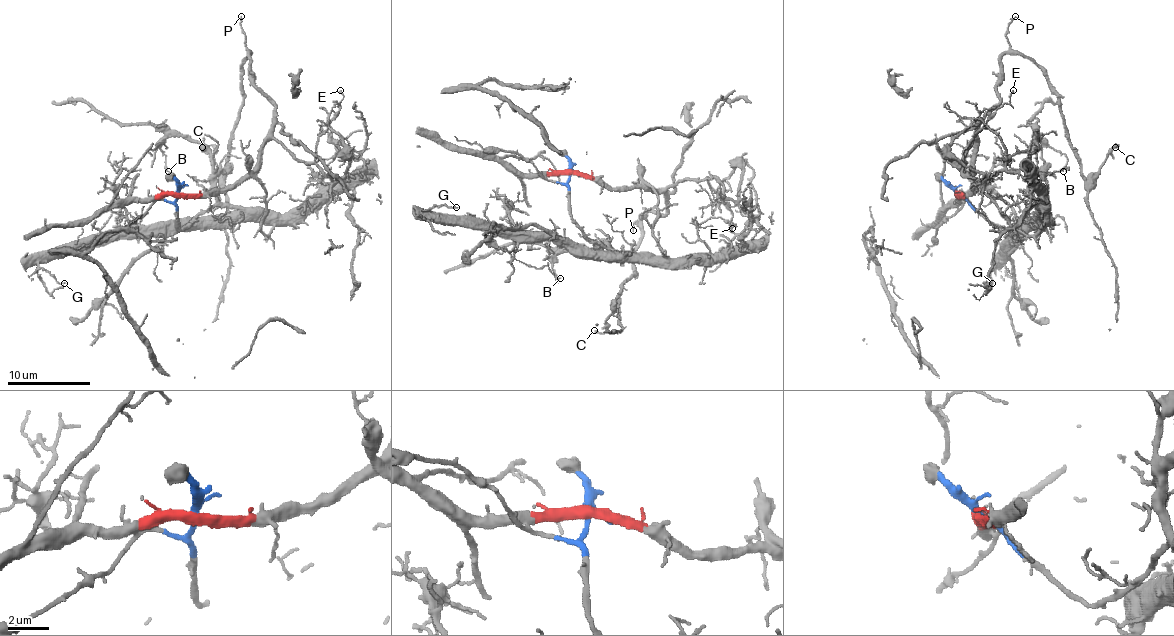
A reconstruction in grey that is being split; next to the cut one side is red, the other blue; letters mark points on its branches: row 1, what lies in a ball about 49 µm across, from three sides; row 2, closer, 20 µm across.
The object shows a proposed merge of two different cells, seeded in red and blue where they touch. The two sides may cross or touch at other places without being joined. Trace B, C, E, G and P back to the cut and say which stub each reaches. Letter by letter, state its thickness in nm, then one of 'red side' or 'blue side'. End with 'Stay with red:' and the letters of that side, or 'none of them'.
B: 150 nm thick; blue side
C: 180 nm thick; red side
E: 150 nm thick; red side
G: 120 nm thick; blue side
P: 170 nm thick; red side
Stay with red: C, E, P

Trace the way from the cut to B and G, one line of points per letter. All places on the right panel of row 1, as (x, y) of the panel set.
B: (958, 193), (993, 224), (1007, 228), (1026, 214), (1032, 201), (1028, 156), (1036, 135), (1067, 158), (1063, 170)
G: (958, 193), (993, 224), (1007, 228), (1036, 206), (1036, 218), (1009, 245), (995, 265), (993, 282)

